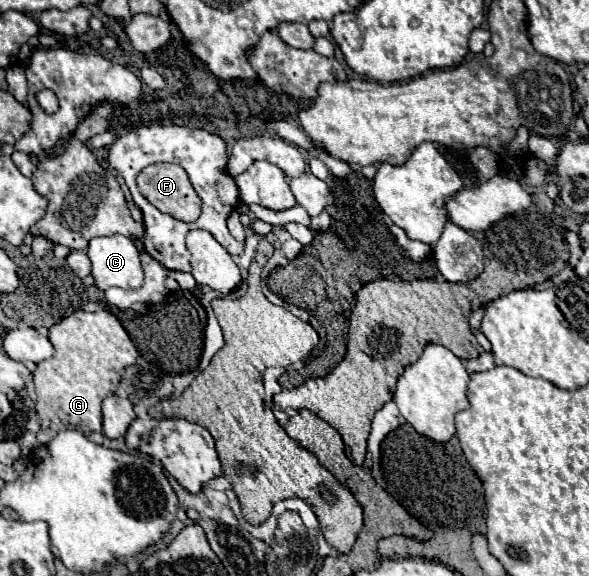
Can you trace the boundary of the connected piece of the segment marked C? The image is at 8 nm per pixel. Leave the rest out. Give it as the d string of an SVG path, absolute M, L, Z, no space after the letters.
M122 234L92 238L88 244L88 256L92 260L96 288L108 290L116 286L136 290L142 286L144 272L140 266L140 254L130 238Z

